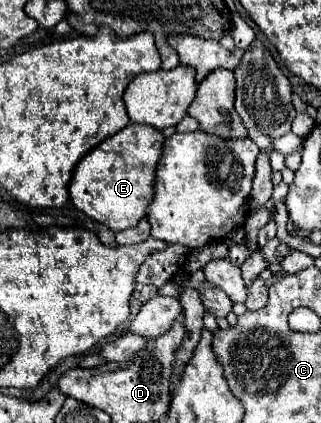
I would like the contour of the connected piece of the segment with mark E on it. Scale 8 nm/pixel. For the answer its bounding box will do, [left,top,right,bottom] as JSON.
[70,123,164,231]

